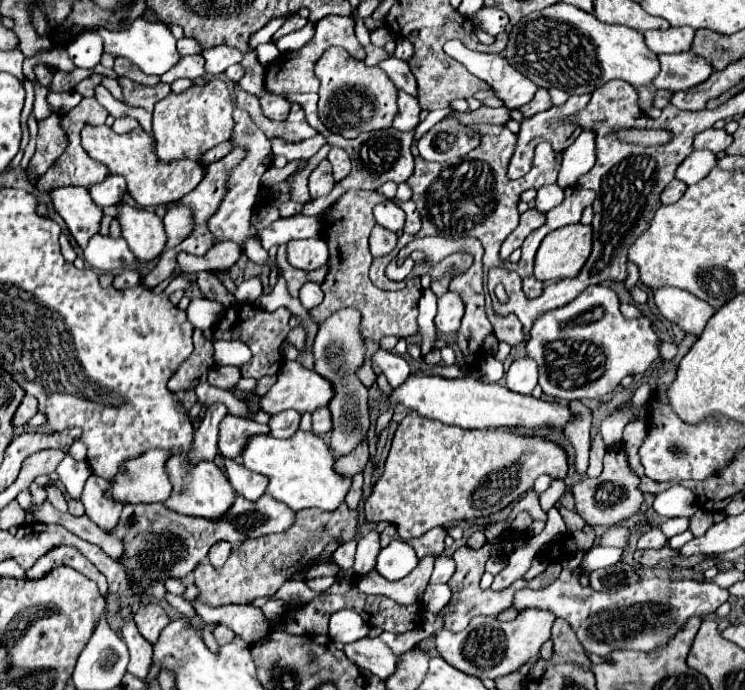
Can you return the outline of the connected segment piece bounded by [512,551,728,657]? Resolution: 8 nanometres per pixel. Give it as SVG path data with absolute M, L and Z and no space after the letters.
M572 551L566 557L566 567L560 577L546 589L532 591L528 587L516 591L512 607L516 611L522 609L548 609L558 617L564 617L578 641L584 645L588 653L608 657L618 649L628 651L654 651L660 645L670 643L676 633L682 631L682 625L690 617L704 617L714 613L718 605L728 599L728 591L706 581L670 581L670 579L642 579L636 585L628 585L614 595L598 593L590 587L582 587L579 577L574 577L572 571L579 568L582 562L582 551Z

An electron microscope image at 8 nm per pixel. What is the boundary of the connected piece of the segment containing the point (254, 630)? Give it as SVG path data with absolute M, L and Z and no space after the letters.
M190 601L190 603L194 605L202 623L212 625L212 627L226 625L238 637L242 637L248 645L252 645L254 641L260 641L268 633L268 621L266 621L262 609L252 603L226 605L226 607L218 607L218 609L212 609L208 605L194 603L194 601Z

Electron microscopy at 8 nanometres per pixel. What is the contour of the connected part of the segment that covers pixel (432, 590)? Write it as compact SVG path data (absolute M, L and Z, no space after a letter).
M428 585L424 593L422 605L426 611L438 613L450 601L450 587L448 585Z

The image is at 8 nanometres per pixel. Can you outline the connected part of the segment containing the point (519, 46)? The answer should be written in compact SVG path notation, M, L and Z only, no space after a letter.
M562 1L530 13L518 25L510 27L510 39L502 55L538 87L562 89L568 95L592 93L598 85L612 79L628 81L634 87L650 85L660 71L658 57L644 45L642 33L622 25L602 23L592 13Z

